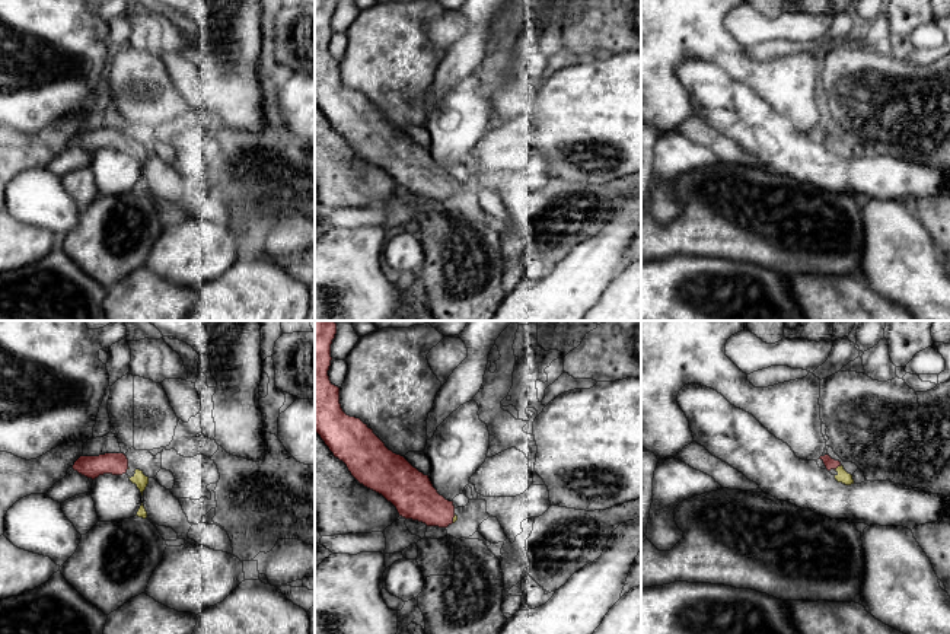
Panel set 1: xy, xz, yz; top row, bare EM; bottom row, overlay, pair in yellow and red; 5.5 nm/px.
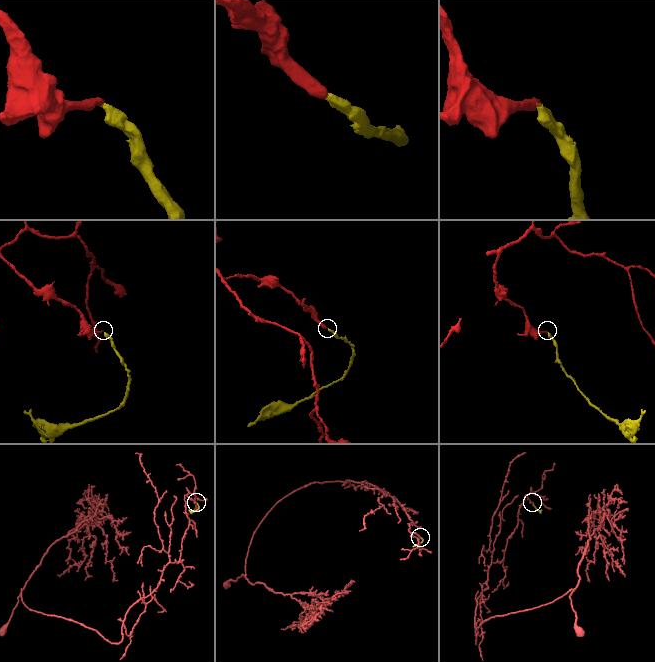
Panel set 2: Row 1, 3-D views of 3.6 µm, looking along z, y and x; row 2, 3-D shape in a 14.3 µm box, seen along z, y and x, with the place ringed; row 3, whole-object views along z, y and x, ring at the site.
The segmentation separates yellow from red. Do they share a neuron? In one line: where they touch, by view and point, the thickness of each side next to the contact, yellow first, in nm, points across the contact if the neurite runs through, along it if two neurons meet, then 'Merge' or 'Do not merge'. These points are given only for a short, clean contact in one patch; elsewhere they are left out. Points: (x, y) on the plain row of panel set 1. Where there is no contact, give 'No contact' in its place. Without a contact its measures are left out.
Touches yellow at yz (838, 140). Thickness 70 nm (yellow) against 60 nm. Path across: yz (844, 150), (838, 140), (831, 137). Merge

